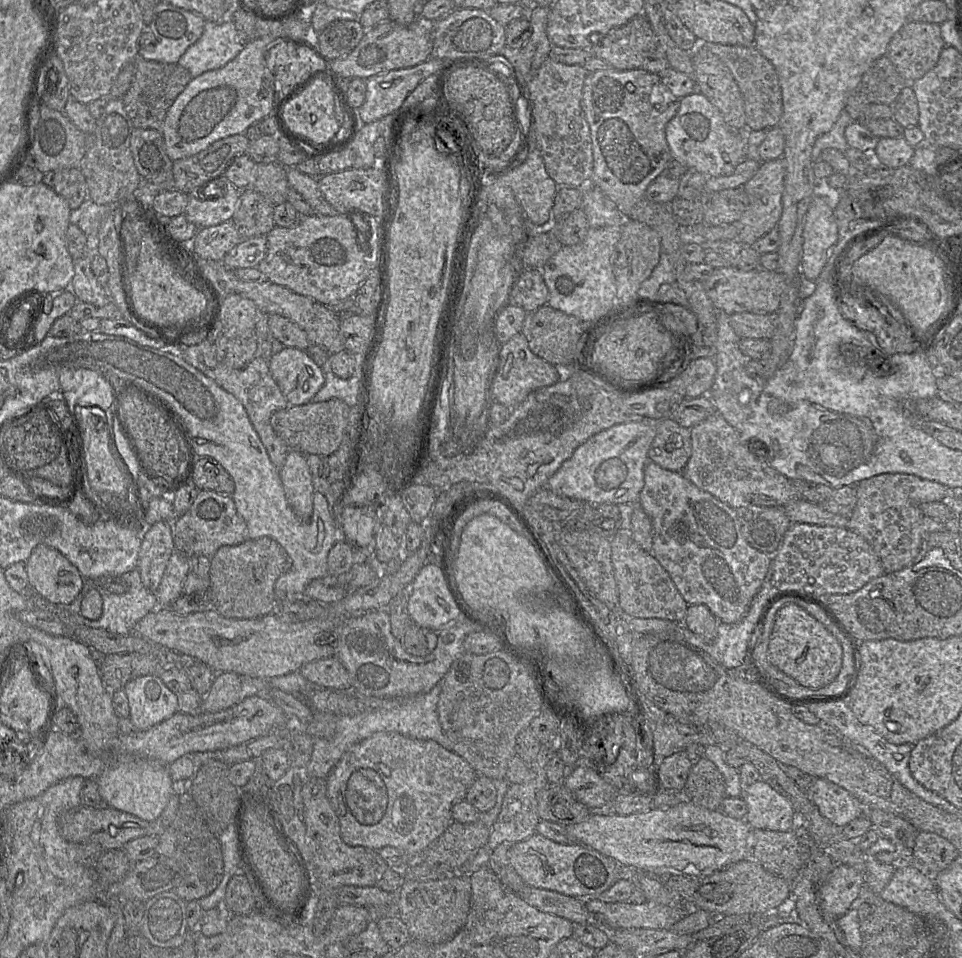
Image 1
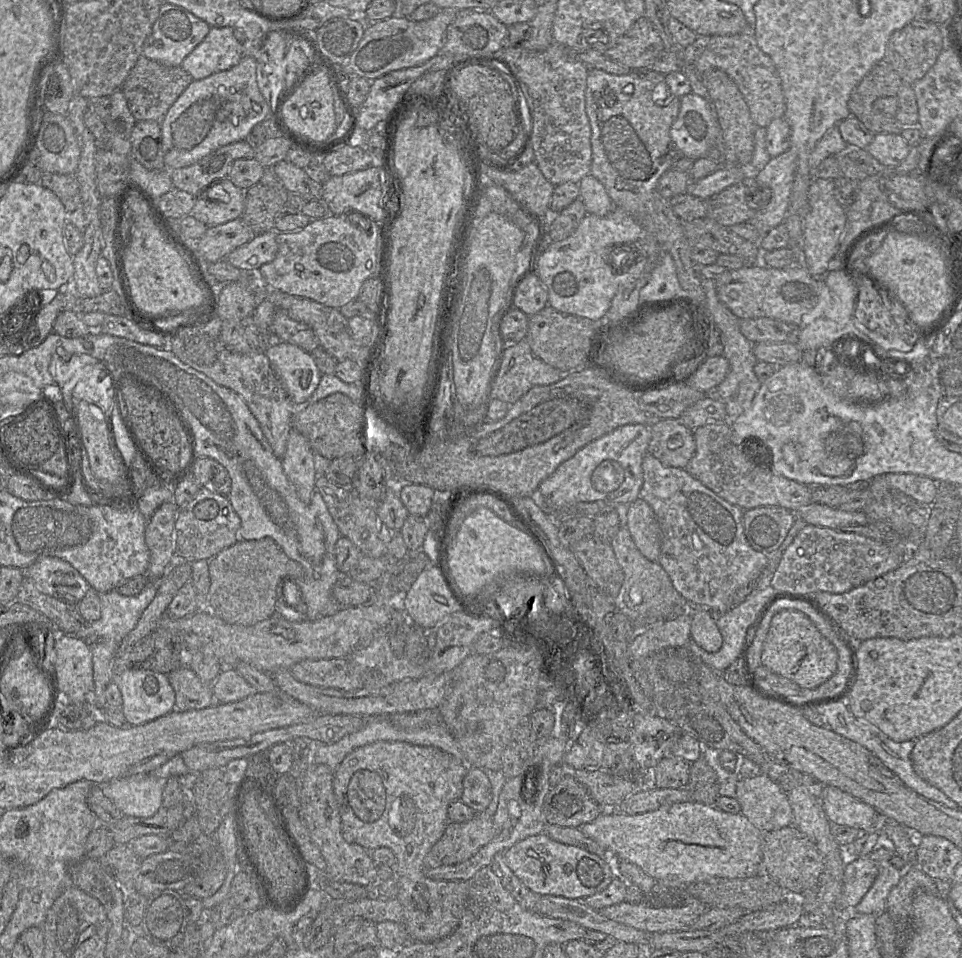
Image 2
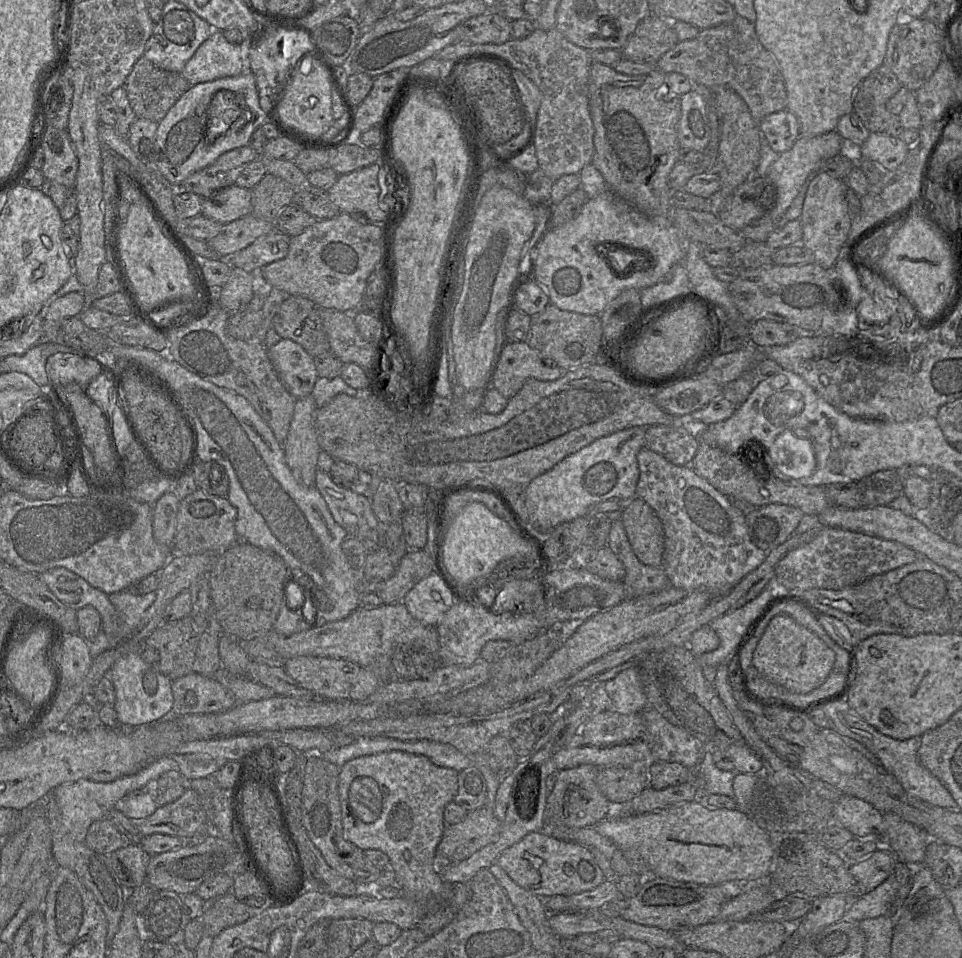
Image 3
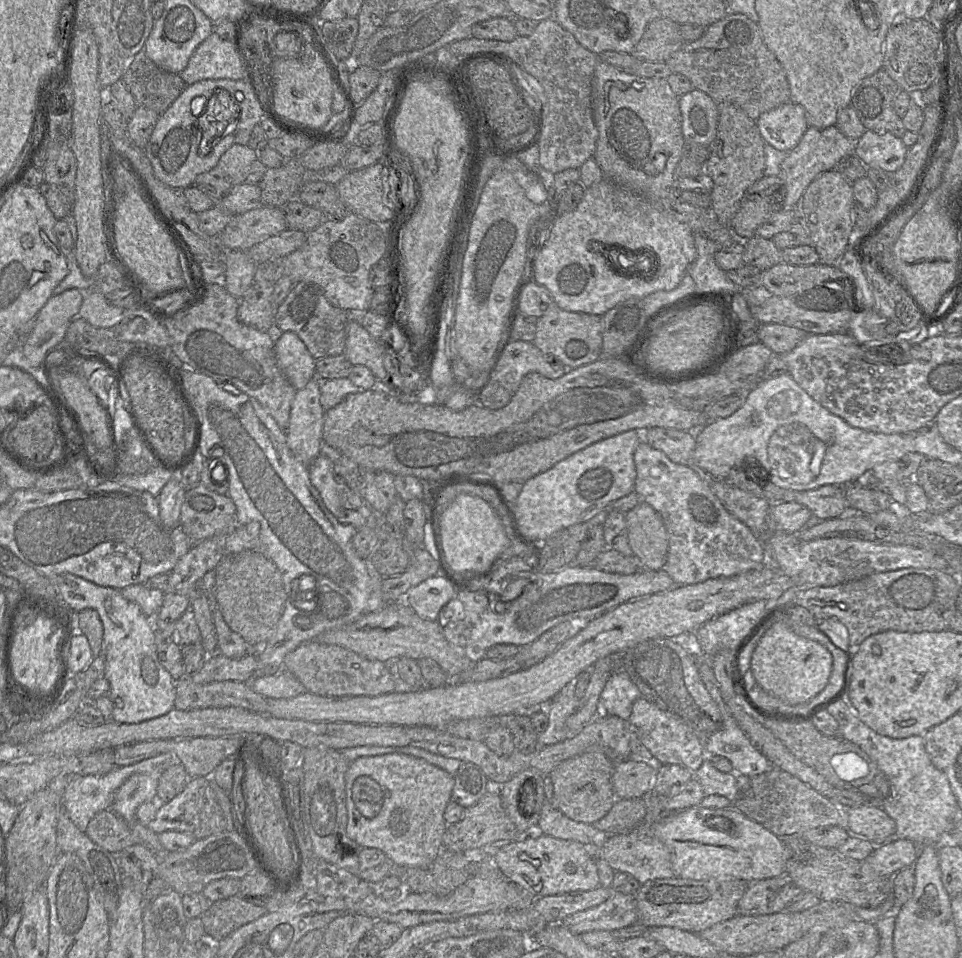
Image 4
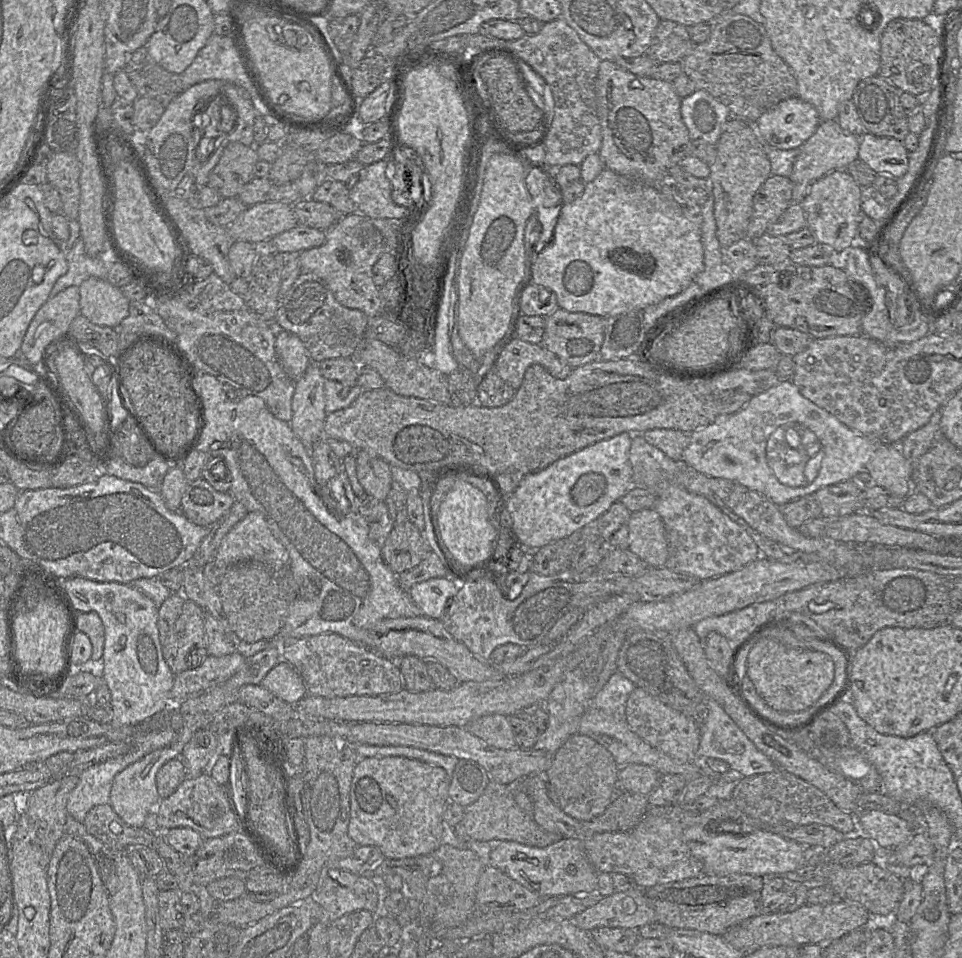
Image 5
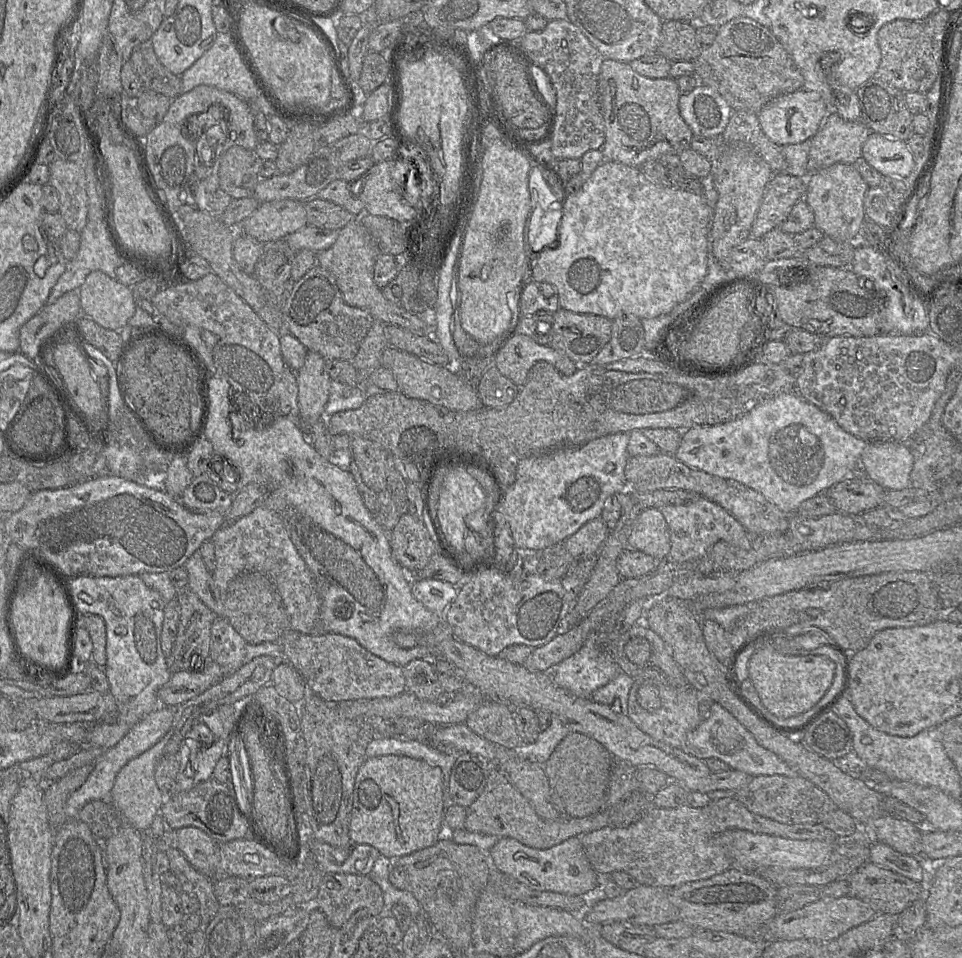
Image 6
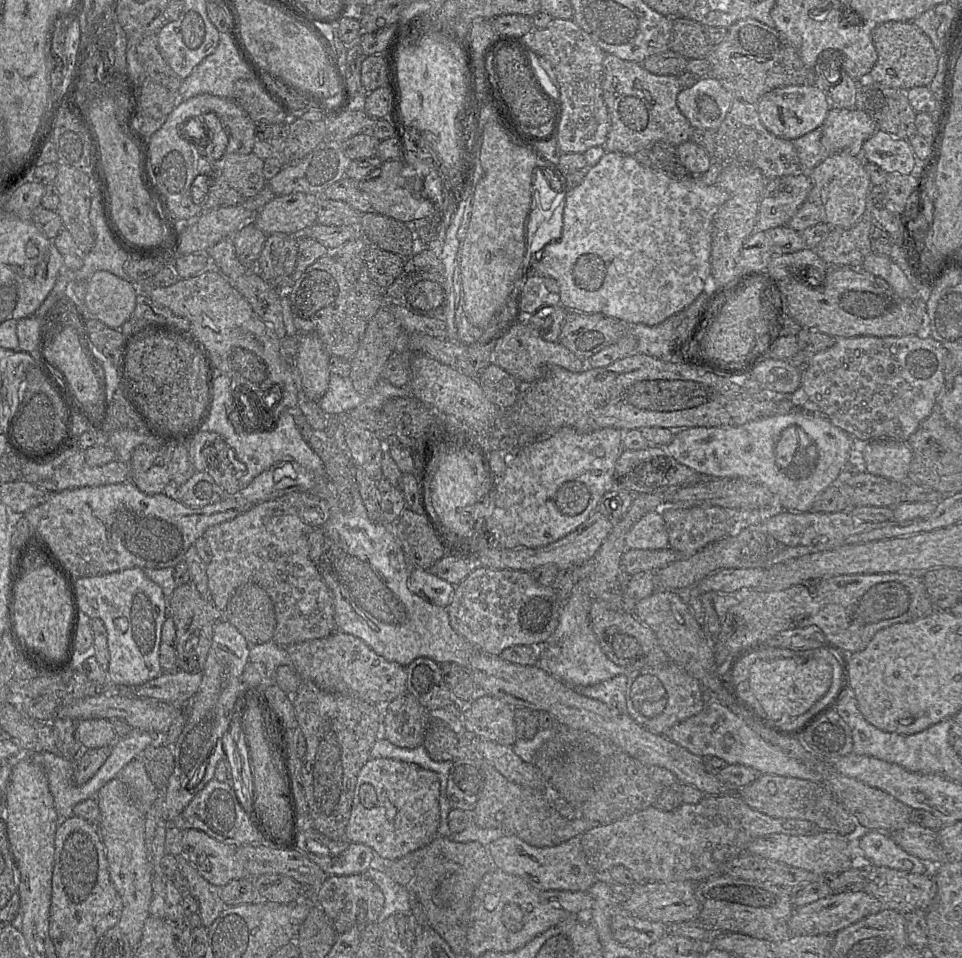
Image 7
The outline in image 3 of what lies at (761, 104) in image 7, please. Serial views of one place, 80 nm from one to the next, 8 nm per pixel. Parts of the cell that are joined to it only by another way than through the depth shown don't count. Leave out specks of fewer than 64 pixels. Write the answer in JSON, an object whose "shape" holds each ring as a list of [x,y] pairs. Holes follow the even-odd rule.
{"shape":[[[787,108],[764,117],[759,122],[759,129],[778,154],[790,150],[800,137],[798,120]]]}

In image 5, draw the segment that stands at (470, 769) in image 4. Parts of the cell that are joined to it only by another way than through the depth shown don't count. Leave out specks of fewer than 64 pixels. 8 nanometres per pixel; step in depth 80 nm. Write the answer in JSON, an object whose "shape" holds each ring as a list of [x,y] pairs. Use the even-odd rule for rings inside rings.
{"shape":[[[459,759],[449,785],[450,802],[467,807],[474,803],[489,783],[486,770],[477,762]]]}

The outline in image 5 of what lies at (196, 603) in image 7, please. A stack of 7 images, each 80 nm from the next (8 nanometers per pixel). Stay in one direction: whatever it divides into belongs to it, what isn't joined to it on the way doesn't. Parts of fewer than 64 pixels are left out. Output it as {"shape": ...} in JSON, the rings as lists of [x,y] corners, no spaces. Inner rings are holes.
{"shape":[[[185,600],[182,612],[162,645],[162,654],[173,675],[198,667],[207,654],[205,611]]]}

